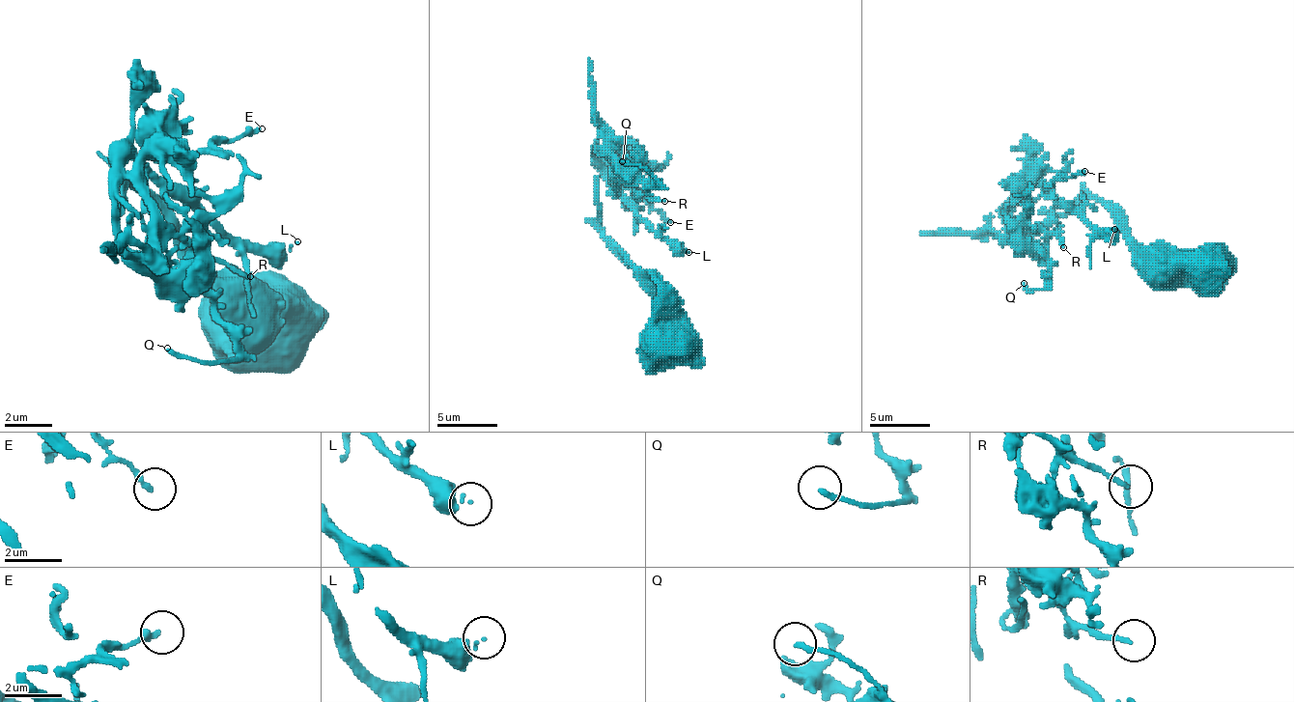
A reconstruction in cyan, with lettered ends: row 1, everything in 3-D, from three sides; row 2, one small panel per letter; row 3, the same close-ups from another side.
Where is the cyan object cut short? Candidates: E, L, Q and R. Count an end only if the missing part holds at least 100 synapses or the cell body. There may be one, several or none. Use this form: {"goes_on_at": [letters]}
{"goes_on_at": ["L"]}

